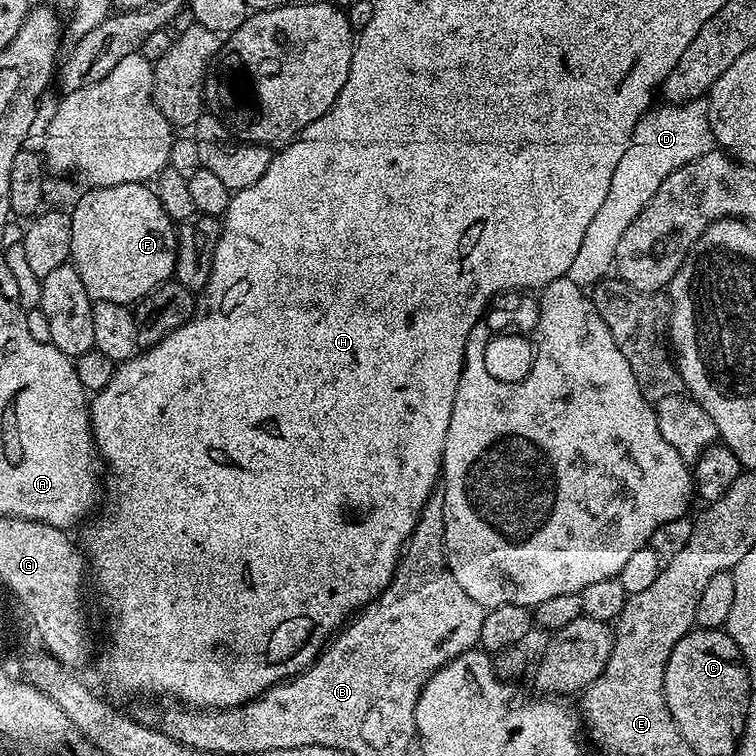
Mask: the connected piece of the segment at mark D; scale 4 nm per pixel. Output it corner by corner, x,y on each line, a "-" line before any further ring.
707,99
688,100
684,104
664,102
661,105
661,108
649,108
634,126
626,154
622,154
622,162
618,162
614,178
610,178
610,194
606,194
606,202
602,202
598,214
594,214
582,238
582,246
578,246
578,255
574,262
570,262
566,278
579,288
595,286
613,271
618,242
622,242
626,226
630,226
638,214
642,214
654,194
658,194
658,186
662,186
662,182
666,182
674,170
713,151

